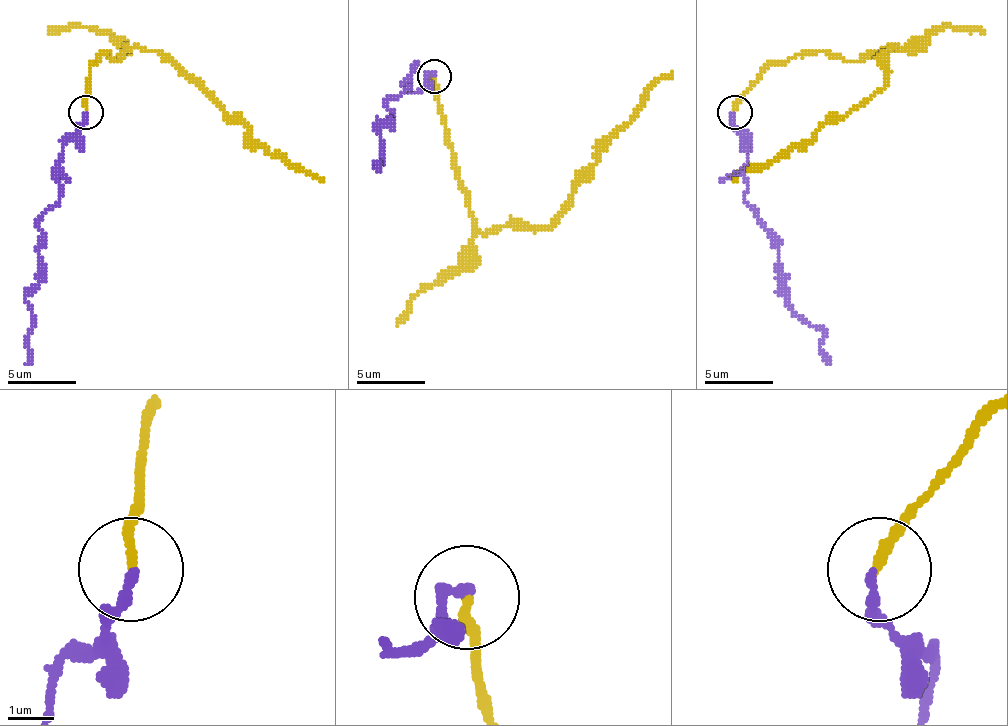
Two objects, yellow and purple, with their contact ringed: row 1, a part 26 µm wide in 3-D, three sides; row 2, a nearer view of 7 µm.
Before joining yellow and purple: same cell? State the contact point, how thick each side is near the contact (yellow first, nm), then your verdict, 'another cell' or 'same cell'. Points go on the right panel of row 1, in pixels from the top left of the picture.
at (734, 112); 200 nm thick on the yellow side, 200 nm on the other; another cell

